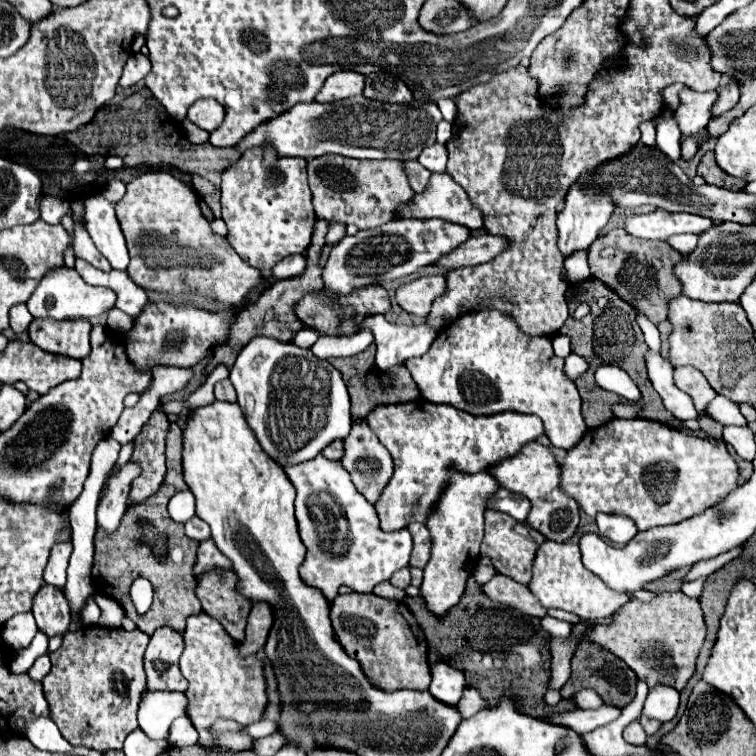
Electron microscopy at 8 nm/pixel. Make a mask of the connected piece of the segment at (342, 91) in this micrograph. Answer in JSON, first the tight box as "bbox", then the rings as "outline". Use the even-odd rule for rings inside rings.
{"bbox":[315,70,365,102],"outline":[[[339,70],[325,80],[325,84],[317,92],[315,100],[317,102],[335,102],[335,100],[343,100],[347,96],[363,94],[363,82],[365,82],[363,74],[353,72],[353,70]]]}

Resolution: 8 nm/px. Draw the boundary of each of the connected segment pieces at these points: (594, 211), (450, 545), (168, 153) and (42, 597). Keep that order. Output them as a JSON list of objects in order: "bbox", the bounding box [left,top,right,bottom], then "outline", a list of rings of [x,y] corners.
[{"bbox":[557,182,615,256],"outline":[[[575,182],[565,196],[565,206],[557,218],[559,250],[563,252],[563,256],[571,256],[571,252],[575,252],[575,250],[589,248],[591,242],[599,236],[599,232],[607,224],[607,220],[611,218],[613,210],[615,210],[615,202],[609,196],[595,192],[593,188],[585,188],[585,184],[581,184],[581,182]]]},{"bbox":[419,470,499,618],"outline":[[[485,470],[475,476],[451,472],[451,484],[443,490],[437,508],[433,508],[433,514],[427,520],[427,528],[433,538],[433,556],[425,566],[425,578],[419,588],[419,596],[435,618],[445,618],[449,610],[459,604],[465,592],[467,580],[473,574],[479,558],[485,502],[495,490],[499,490],[499,484],[495,484],[495,480],[491,480]]]},{"bbox":[65,90,239,186],"outline":[[[139,90],[133,96],[125,98],[119,108],[117,106],[105,106],[105,110],[101,108],[89,126],[83,126],[79,132],[65,134],[65,138],[85,154],[101,156],[117,154],[125,162],[125,166],[169,164],[183,172],[203,176],[215,186],[219,186],[221,170],[239,158],[239,152],[235,148],[215,148],[209,142],[191,144],[189,140],[185,140],[185,132],[179,128],[179,122],[171,118],[147,90]]]},{"bbox":[33,586,69,636],"outline":[[[43,586],[35,594],[35,604],[33,604],[33,614],[37,620],[37,628],[47,636],[63,636],[69,630],[69,608],[63,592],[55,586]]]}]

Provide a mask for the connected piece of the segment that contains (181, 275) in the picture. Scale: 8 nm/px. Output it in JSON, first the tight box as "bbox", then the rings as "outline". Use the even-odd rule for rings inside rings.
{"bbox":[115,172,265,308],"outline":[[[147,172],[133,178],[127,184],[125,196],[115,204],[115,212],[131,256],[127,274],[141,288],[169,292],[169,294],[197,292],[201,296],[219,300],[225,308],[237,308],[245,300],[247,292],[255,288],[255,284],[265,280],[259,274],[259,270],[251,268],[239,258],[239,254],[231,248],[231,244],[223,236],[211,230],[211,224],[201,214],[201,206],[195,190],[185,182],[181,182],[179,178],[171,176],[169,172]]]}

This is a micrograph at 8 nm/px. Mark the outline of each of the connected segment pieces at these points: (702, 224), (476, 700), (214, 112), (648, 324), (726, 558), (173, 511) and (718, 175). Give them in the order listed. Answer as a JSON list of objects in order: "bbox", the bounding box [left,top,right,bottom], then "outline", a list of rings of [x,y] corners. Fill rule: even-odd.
[{"bbox":[625,210,715,240],"outline":[[[655,210],[649,214],[635,214],[625,220],[625,230],[637,238],[659,238],[665,240],[673,234],[699,234],[711,228],[715,222],[709,218],[693,214],[673,214],[665,210]]]},{"bbox":[457,687,489,719],"outline":[[[466,687],[457,707],[462,718],[468,719],[489,705],[475,688]]]},{"bbox":[187,100,225,132],"outline":[[[197,100],[187,114],[191,122],[195,122],[199,128],[207,132],[215,130],[223,122],[223,116],[225,116],[225,108],[217,100]]]},{"bbox":[635,308,661,350],"outline":[[[635,308],[635,318],[637,318],[637,324],[641,326],[641,330],[643,330],[643,334],[645,334],[647,346],[653,348],[653,350],[659,350],[659,348],[661,348],[661,340],[659,340],[659,330],[657,330],[657,326],[655,326],[639,308]]]},{"bbox":[683,546,743,582],"outline":[[[743,546],[733,548],[733,550],[729,550],[729,552],[723,552],[723,554],[715,556],[715,558],[711,558],[711,560],[703,560],[703,562],[695,564],[695,566],[691,568],[691,572],[683,578],[683,582],[691,582],[691,580],[695,580],[695,578],[699,578],[699,576],[709,576],[709,574],[713,574],[715,570],[723,568],[727,562],[731,562],[733,558],[737,558],[737,556],[741,554],[741,550],[743,550]]]},{"bbox":[169,490,195,524],"outline":[[[189,490],[185,492],[177,492],[171,500],[169,500],[169,514],[175,522],[185,524],[189,518],[195,516],[195,498]]]},{"bbox":[697,152,747,190],"outline":[[[707,152],[701,158],[697,174],[703,176],[703,180],[707,184],[715,184],[715,186],[721,186],[721,188],[727,188],[727,190],[743,190],[747,186],[747,180],[739,180],[739,178],[729,176],[727,172],[723,172],[717,166],[717,162],[715,162],[715,154],[713,152]]]}]

